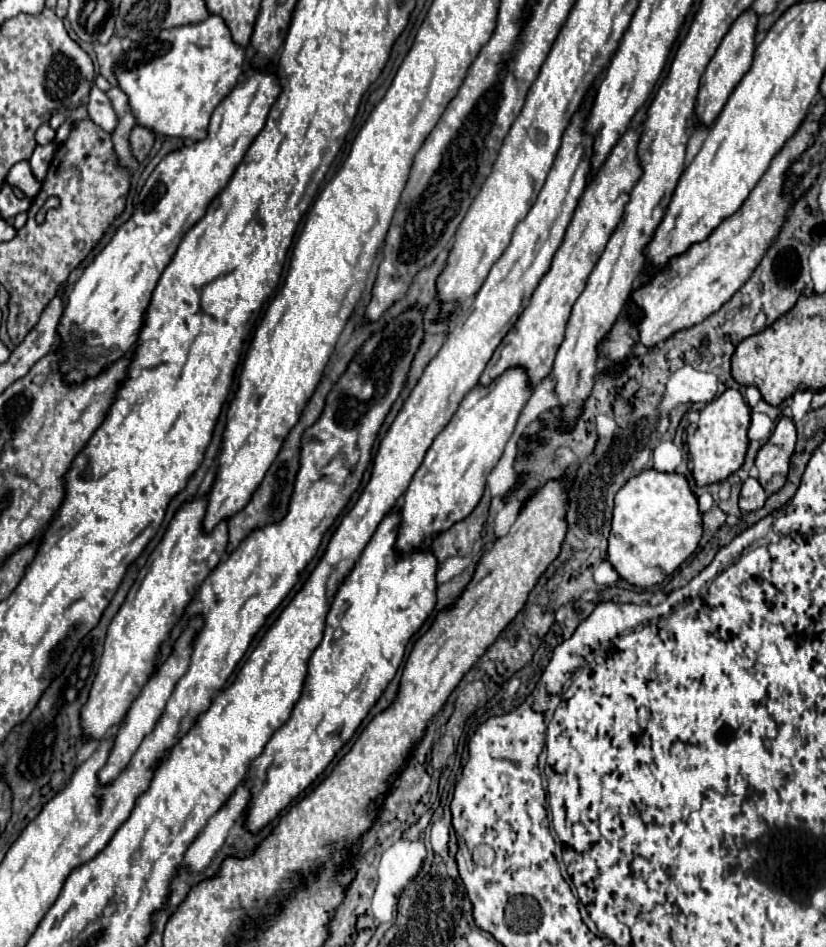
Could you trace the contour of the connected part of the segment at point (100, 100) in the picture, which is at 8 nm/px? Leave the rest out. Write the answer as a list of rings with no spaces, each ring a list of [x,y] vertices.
[[[97,85],[91,87],[87,109],[89,109],[89,119],[97,123],[101,129],[105,129],[107,133],[113,133],[117,129],[117,115],[113,111],[111,99]]]

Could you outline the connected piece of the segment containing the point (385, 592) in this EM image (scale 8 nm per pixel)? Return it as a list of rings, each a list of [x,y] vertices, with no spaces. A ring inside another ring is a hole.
[[[399,513],[387,515],[379,523],[361,559],[355,563],[351,575],[335,593],[335,599],[327,613],[323,641],[309,657],[303,693],[293,707],[291,719],[273,733],[271,741],[265,745],[265,751],[251,763],[247,775],[249,801],[247,801],[245,829],[253,835],[261,833],[285,807],[289,807],[307,787],[311,787],[317,781],[317,777],[329,767],[329,763],[335,759],[341,747],[355,735],[361,721],[367,717],[371,707],[381,697],[383,689],[395,677],[403,661],[407,643],[421,629],[421,625],[427,621],[427,617],[435,607],[437,559],[433,557],[431,551],[413,551],[405,557],[399,557],[393,551],[397,529],[399,529]],[[339,627],[345,629],[345,637],[333,643],[331,635]]]

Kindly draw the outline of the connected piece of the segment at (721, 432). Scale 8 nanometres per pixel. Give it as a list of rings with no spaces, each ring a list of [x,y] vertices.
[[[727,389],[723,395],[719,395],[701,409],[701,419],[697,423],[697,429],[687,437],[693,461],[693,477],[697,485],[721,483],[741,467],[749,447],[749,437],[747,437],[749,425],[751,425],[751,407],[743,399],[743,395],[735,389]]]

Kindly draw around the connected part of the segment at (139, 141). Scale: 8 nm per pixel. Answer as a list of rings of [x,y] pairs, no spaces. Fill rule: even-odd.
[[[137,125],[133,131],[131,131],[131,147],[133,147],[133,153],[137,157],[137,161],[143,161],[151,147],[155,143],[155,133],[143,125]]]

